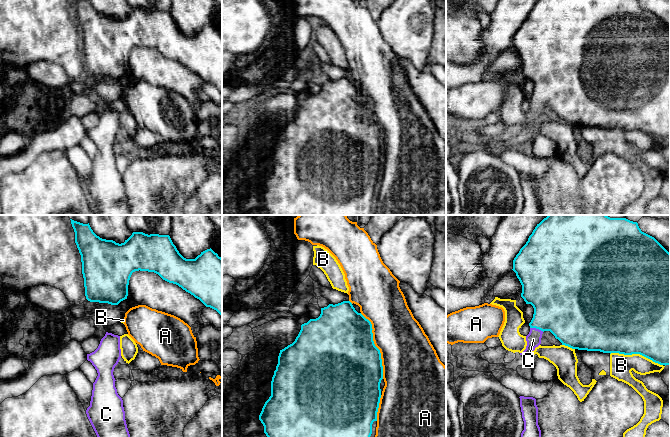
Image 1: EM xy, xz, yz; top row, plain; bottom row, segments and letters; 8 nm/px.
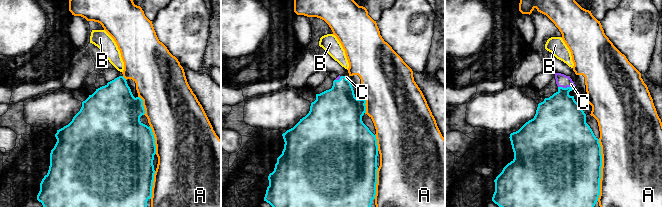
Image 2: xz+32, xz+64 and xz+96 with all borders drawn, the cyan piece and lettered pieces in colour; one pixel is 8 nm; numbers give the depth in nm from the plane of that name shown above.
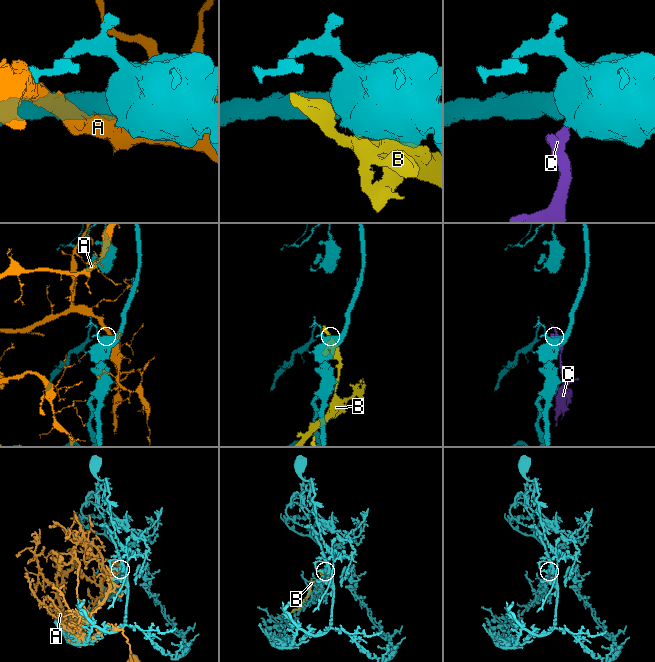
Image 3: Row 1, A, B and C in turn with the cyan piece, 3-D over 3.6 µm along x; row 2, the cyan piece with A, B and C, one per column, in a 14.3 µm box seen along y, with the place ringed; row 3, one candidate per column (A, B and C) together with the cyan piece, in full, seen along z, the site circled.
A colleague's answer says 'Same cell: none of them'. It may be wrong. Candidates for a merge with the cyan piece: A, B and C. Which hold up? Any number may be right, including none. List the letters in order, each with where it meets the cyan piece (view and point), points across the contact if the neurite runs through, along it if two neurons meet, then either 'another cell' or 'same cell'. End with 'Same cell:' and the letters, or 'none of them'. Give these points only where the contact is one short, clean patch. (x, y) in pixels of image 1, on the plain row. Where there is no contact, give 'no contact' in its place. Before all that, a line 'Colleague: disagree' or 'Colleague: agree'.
Colleague: disagree
A: contact xz (374, 121); another cell
B: contact yz (636, 129); another cell
C: contact yz (537, 104); way yz (560, 83), (537, 104), (533, 115); same cell
Same cell: C

